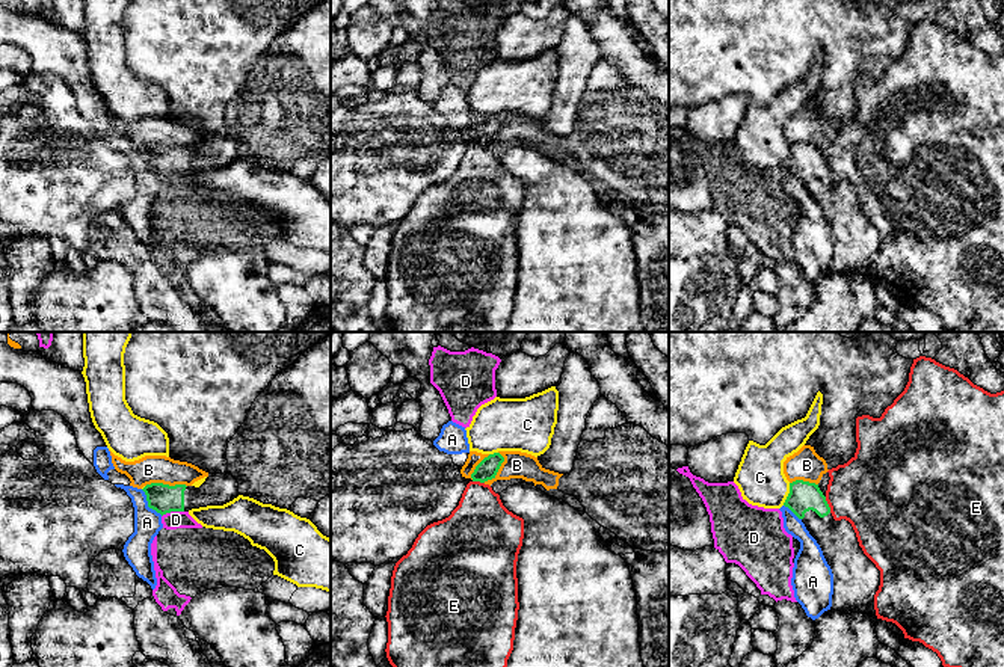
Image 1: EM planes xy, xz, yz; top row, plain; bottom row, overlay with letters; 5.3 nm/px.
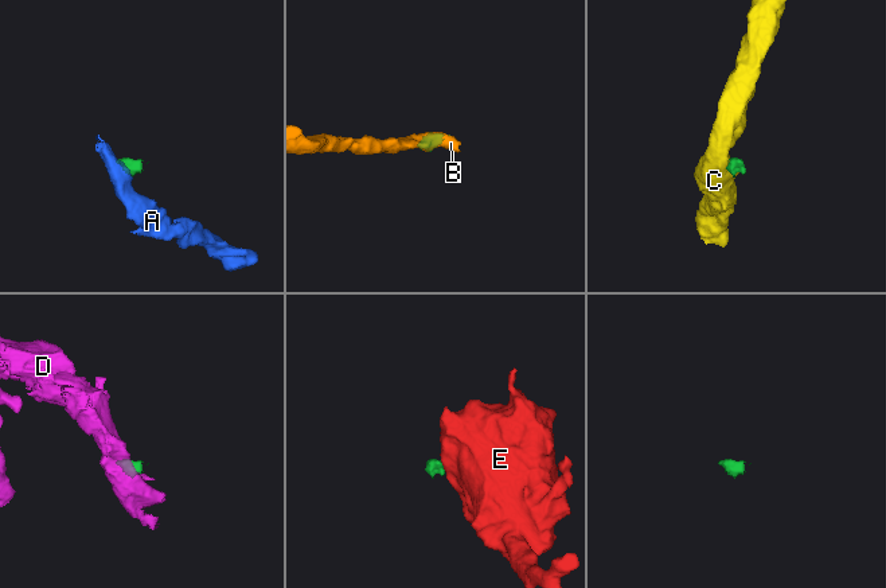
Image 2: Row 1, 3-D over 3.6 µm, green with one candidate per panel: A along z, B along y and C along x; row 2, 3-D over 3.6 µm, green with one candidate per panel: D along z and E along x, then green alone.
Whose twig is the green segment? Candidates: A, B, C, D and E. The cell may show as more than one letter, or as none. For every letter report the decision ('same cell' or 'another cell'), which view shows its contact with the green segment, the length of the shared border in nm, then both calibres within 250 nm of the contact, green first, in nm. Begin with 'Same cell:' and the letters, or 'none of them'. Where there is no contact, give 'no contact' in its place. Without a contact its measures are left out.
Same cell: none of them
A: another cell | xy | 180 nm | 160/140 nm
B: another cell | xy | 220 nm | 160/150 nm
C: another cell | yz | 130 nm | 160/260 nm
D: another cell | xy | 120 nm | 160/100 nm
E: another cell | yz | 90 nm | 160/400 nm

